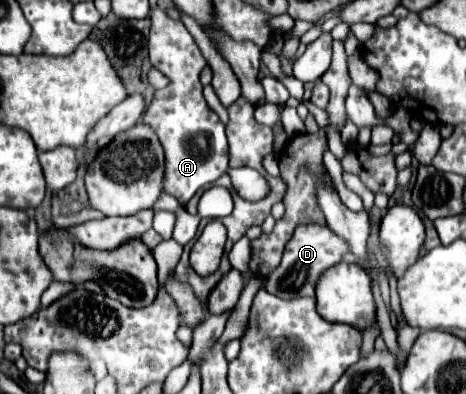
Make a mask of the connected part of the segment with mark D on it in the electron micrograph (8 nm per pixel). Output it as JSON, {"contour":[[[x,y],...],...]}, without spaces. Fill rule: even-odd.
{"contour":[[[302,224],[294,230],[294,236],[284,248],[284,256],[280,266],[268,276],[266,290],[280,298],[302,298],[302,296],[316,296],[316,282],[324,270],[336,266],[350,248],[346,240],[338,238],[326,224]]]}

